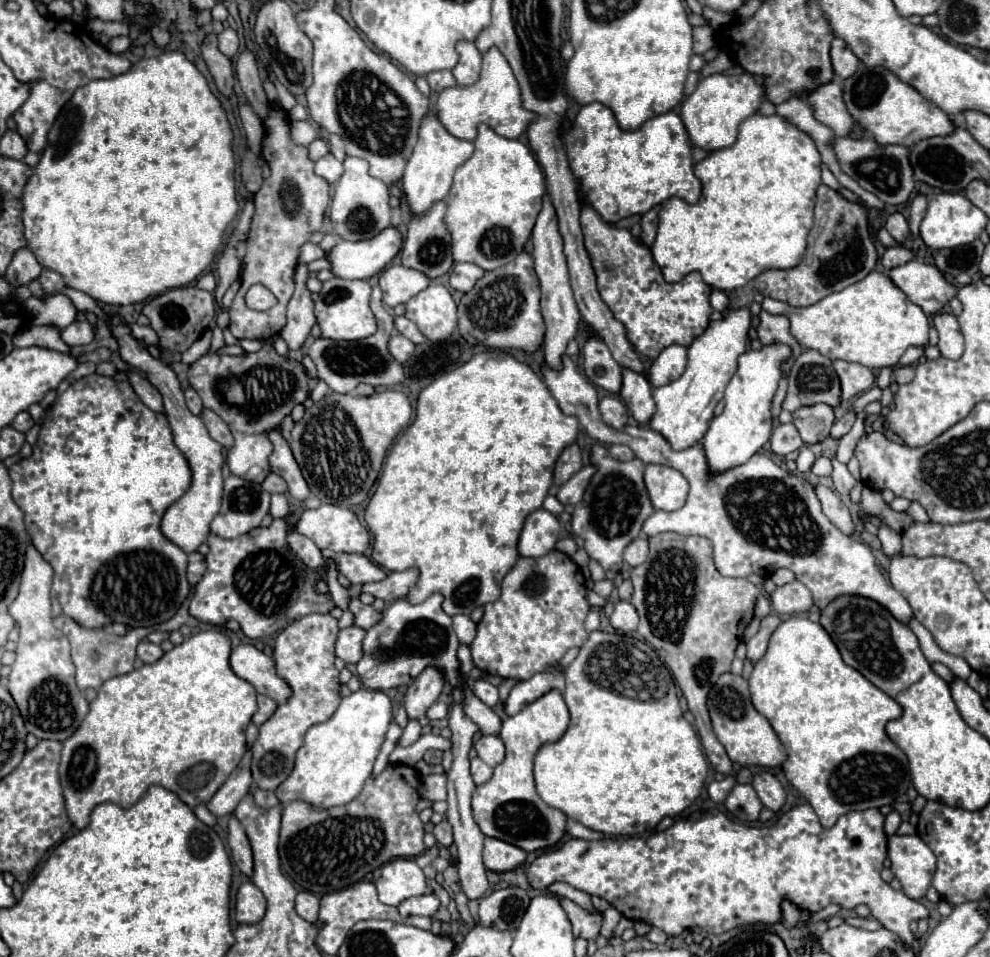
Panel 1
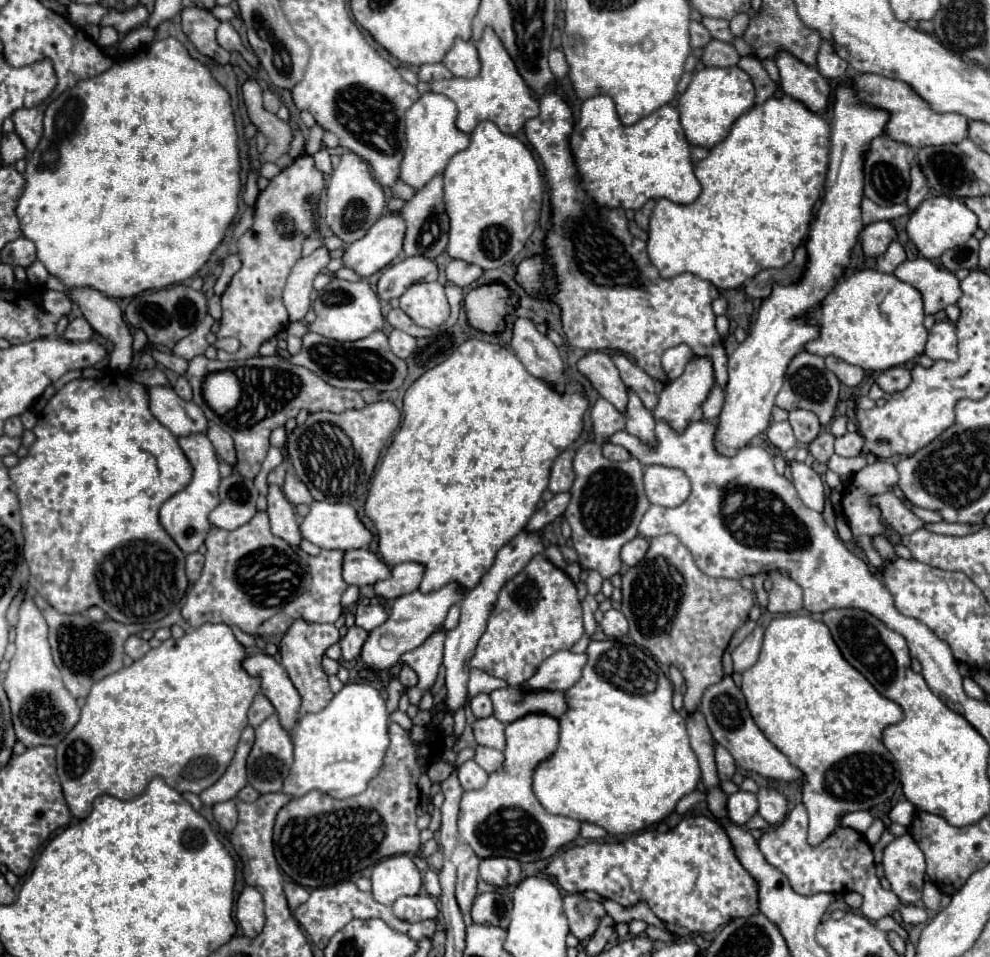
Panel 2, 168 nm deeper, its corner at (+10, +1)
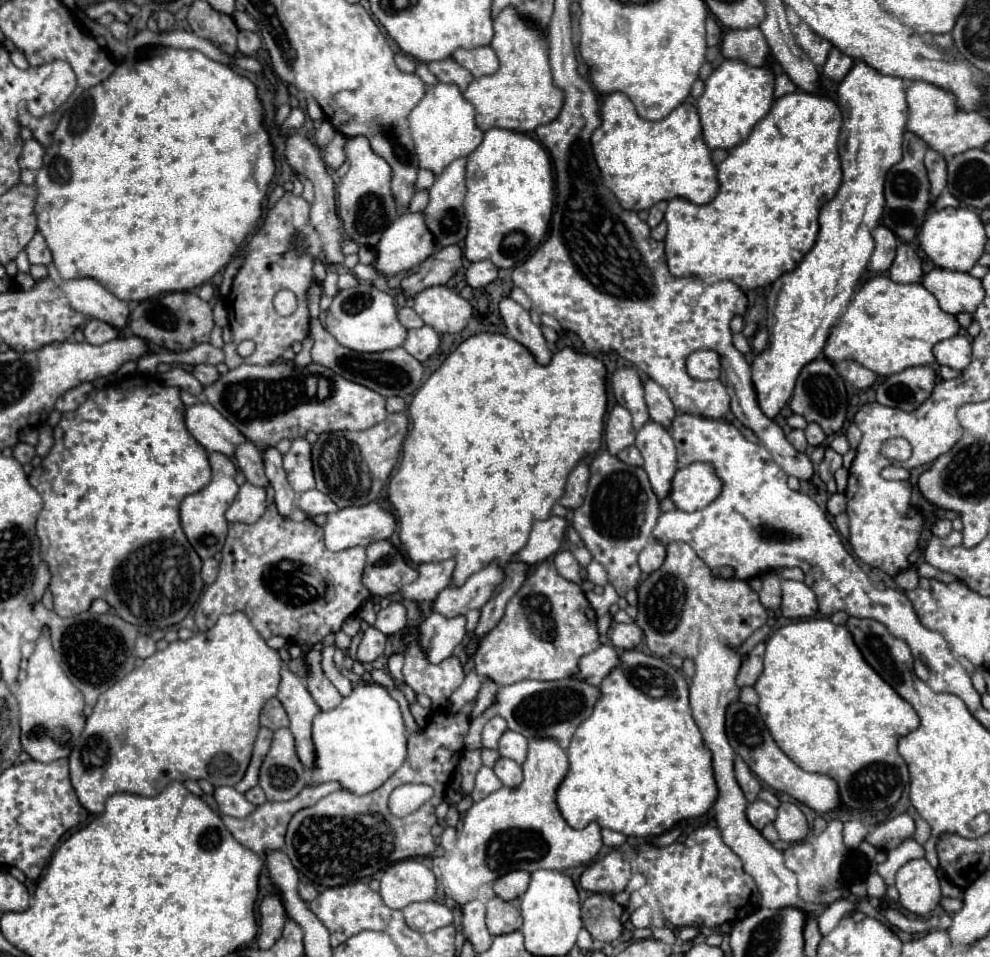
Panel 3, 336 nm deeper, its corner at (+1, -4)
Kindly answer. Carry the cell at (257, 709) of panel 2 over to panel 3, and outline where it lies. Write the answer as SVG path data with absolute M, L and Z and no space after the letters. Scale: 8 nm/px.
M270 698L264 708L262 708L262 716L260 716L260 724L270 728L270 730L278 730L278 728L284 728L288 726L288 716L286 716L286 710L282 708L280 700L278 698Z

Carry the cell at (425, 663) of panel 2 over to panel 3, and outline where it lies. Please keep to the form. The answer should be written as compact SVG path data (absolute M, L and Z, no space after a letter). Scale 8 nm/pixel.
M430 612L418 626L420 646L430 658L430 662L438 664L444 658L452 656L454 648L464 640L466 636L466 618L454 616L446 618L438 612Z

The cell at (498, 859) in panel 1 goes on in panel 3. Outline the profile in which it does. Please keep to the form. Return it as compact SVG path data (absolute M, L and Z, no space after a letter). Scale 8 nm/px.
M514 870L498 878L498 882L494 882L494 892L502 900L514 900L526 892L528 884L530 884L530 874L524 870Z

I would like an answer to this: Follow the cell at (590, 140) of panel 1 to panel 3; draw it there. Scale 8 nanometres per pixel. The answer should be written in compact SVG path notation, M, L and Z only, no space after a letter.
M612 92L602 102L600 118L602 118L602 126L594 130L592 134L594 158L602 172L604 184L616 194L624 210L640 212L640 210L654 206L660 200L672 200L672 198L686 198L694 204L706 204L716 198L718 188L720 188L716 166L712 164L710 148L706 146L702 138L702 124L700 124L700 116L694 104L684 102L674 112L670 112L666 118L658 122L650 122L638 116L632 100L626 94Z

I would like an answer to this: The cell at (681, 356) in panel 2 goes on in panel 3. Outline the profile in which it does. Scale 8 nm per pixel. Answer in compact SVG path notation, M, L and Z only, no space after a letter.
M698 350L688 356L686 370L696 380L716 380L720 376L720 354L714 350Z

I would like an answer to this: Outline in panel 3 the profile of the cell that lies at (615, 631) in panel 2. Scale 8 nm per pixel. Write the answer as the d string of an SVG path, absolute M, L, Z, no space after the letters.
M616 624L610 632L610 642L618 650L632 650L642 642L642 630L632 624Z

